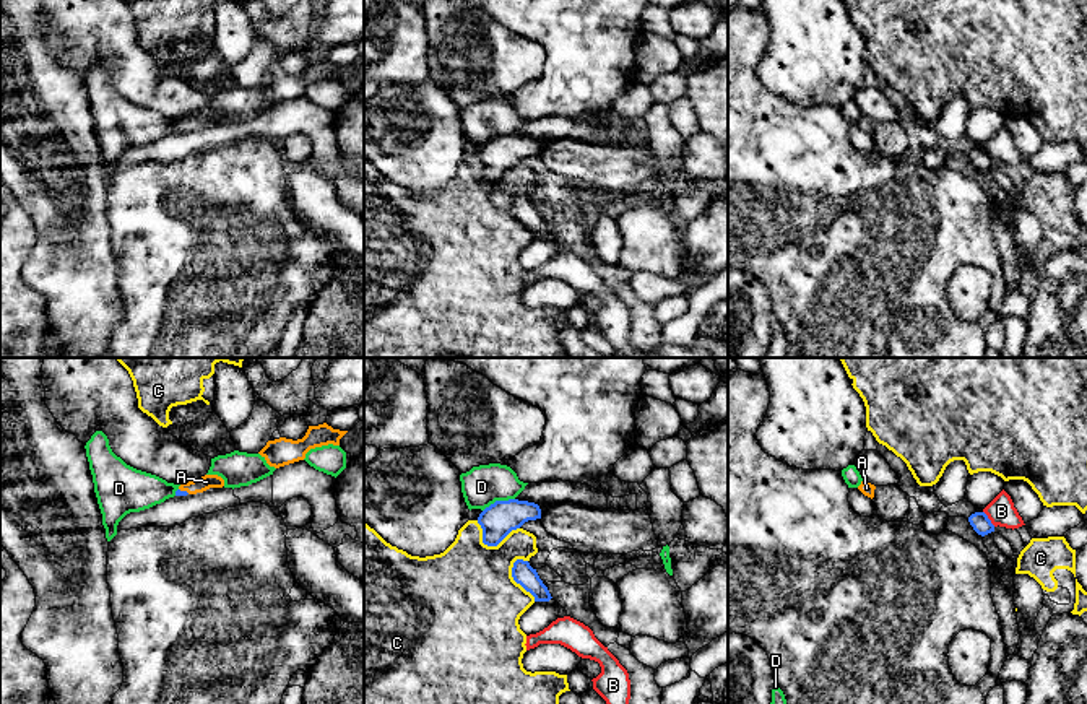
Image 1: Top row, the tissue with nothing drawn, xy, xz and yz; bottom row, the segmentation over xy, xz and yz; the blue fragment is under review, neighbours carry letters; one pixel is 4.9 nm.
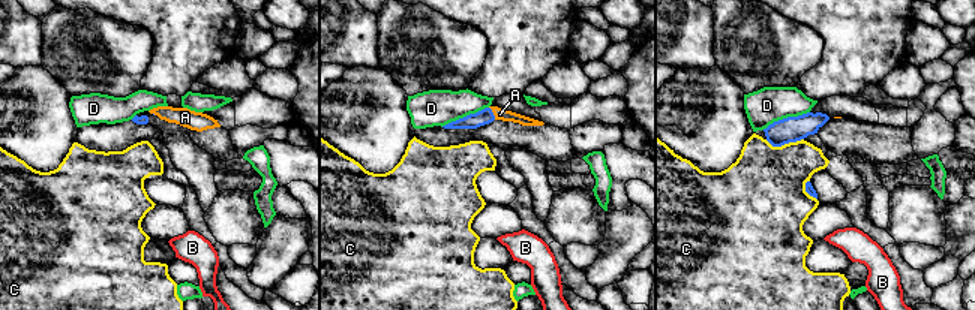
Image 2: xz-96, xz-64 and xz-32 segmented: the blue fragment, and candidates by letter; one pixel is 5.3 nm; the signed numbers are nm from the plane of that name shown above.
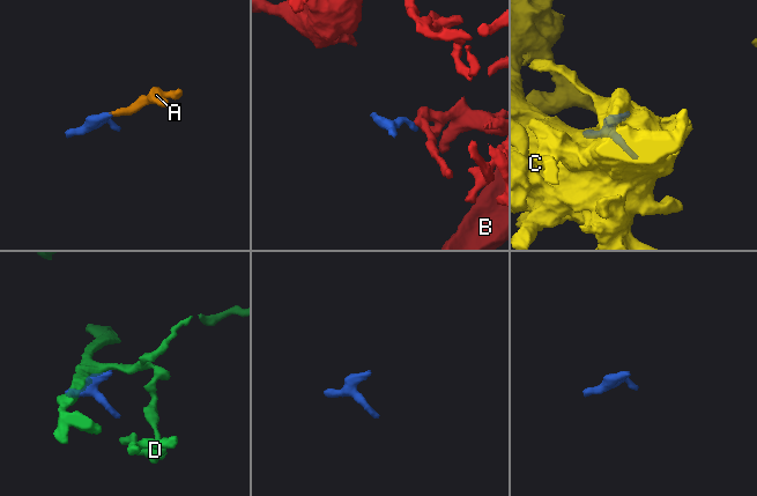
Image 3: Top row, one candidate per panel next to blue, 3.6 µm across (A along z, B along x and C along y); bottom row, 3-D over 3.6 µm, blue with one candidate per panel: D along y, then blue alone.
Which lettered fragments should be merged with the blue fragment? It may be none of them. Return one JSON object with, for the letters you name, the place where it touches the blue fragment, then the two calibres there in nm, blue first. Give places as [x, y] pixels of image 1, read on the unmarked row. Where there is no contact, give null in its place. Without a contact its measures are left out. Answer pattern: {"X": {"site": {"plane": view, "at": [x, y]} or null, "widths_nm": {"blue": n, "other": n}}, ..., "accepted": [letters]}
{"A": {"site": {"plane": "xy", "at": [184, 127]}, "widths_nm": {"blue": 30, "other": 70}}, "accepted": ["A"]}

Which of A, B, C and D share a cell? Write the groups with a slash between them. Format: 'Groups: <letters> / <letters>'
Groups: A / B / C / D

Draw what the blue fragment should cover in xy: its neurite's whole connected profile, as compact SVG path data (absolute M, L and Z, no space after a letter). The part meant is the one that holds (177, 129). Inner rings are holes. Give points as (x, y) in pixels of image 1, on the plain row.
M205 111L198 115L188 117L188 119L182 119L179 122L179 125L175 127L175 132L187 132L187 130L197 130L197 128L203 128L210 124L223 124L224 122L224 115L218 111Z

